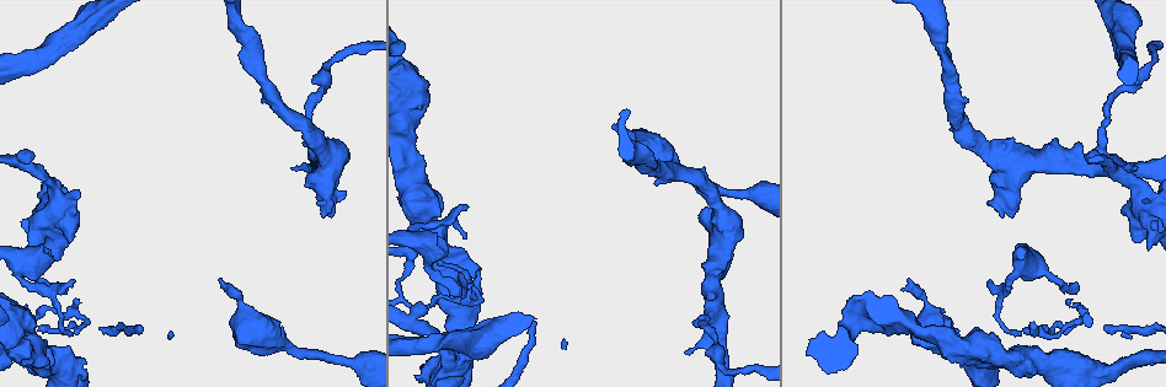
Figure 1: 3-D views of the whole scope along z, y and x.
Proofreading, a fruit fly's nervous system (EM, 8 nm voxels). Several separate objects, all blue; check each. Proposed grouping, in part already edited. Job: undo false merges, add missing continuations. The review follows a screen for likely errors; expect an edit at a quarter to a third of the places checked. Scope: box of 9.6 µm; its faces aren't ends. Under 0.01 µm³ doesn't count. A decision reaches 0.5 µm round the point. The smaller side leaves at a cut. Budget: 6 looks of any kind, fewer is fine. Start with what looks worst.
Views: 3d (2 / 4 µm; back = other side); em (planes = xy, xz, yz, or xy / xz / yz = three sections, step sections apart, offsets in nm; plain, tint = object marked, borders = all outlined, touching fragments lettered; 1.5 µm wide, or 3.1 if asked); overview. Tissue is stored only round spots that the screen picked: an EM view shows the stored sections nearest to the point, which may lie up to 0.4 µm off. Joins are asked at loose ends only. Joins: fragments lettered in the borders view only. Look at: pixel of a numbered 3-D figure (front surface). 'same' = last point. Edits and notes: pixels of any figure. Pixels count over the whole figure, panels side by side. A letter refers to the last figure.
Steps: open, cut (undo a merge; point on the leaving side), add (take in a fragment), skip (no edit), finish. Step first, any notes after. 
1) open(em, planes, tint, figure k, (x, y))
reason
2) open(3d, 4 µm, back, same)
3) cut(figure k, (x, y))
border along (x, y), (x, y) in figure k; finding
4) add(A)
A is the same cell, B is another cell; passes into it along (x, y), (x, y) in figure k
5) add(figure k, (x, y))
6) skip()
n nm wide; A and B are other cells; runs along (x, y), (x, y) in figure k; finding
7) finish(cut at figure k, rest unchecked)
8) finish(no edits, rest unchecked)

open(3d, 4 µm, figure 1, (30, 152))
branch stops here

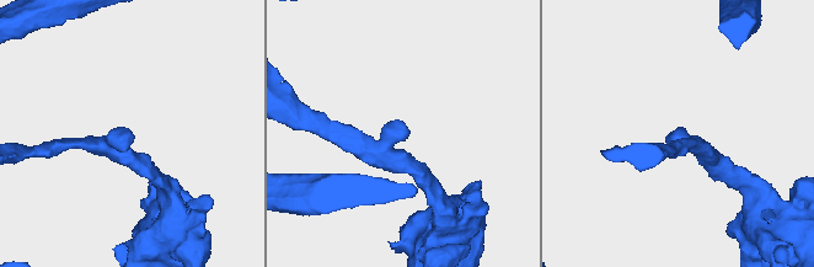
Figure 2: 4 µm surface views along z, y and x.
open(em, yz, step 4, tint, figure 2, (672, 135))

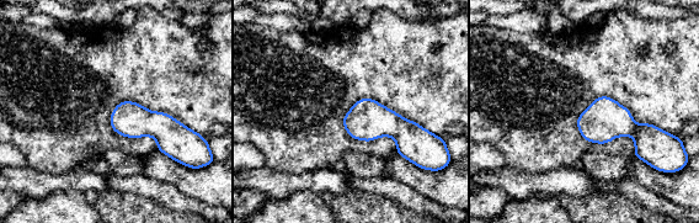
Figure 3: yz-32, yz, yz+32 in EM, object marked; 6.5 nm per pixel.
open(em, planes, borders, same)

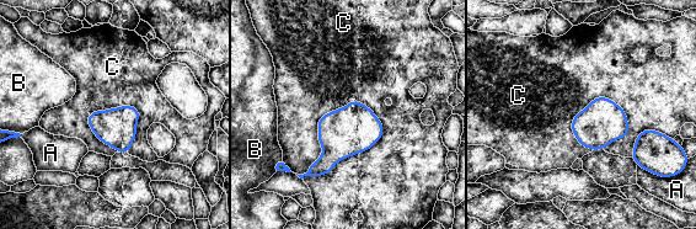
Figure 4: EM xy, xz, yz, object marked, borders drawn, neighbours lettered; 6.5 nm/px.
skip()
A, B and C are other cells; no lettered fragment goes on from it

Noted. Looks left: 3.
open(3d, 4 µm, figure 1, (1147, 248))
free end

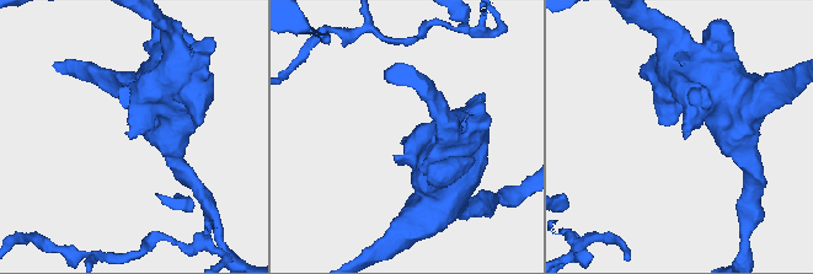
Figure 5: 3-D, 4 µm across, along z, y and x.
open(em, yz, step 8, tint, figure 5, (129, 134))
need the tissue

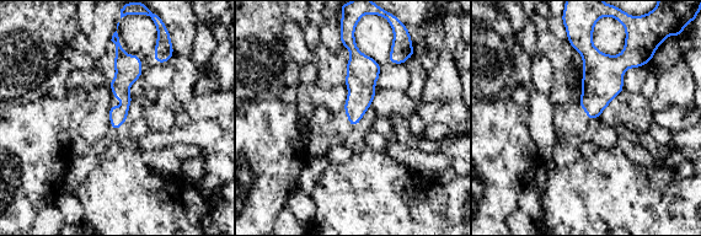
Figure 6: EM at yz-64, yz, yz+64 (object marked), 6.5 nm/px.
open(em, xz, step 8, borders, same)
another direction

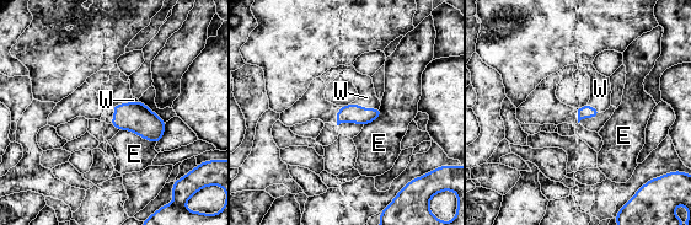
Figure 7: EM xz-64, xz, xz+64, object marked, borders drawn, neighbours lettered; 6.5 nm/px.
add(W)
E touches over 260 nm; W is the same cell, E is another cell; the neuron continues

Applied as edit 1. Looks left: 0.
finish(add at figure 7, rest unchecked)

